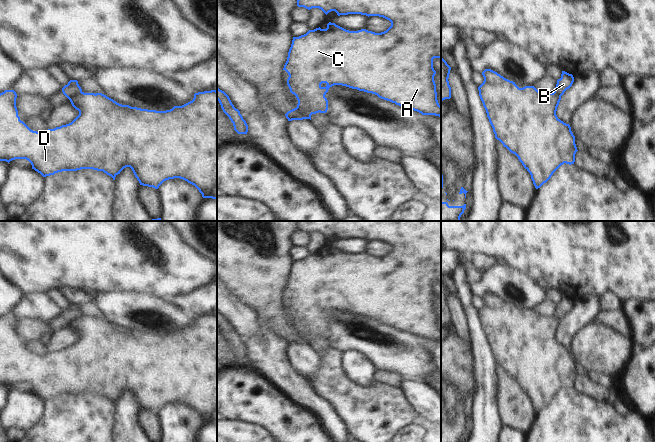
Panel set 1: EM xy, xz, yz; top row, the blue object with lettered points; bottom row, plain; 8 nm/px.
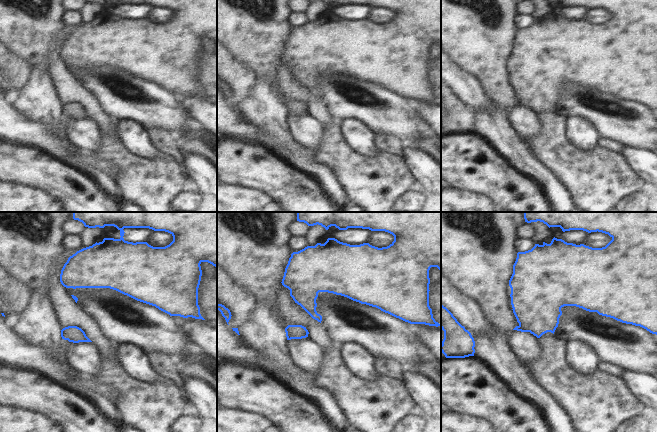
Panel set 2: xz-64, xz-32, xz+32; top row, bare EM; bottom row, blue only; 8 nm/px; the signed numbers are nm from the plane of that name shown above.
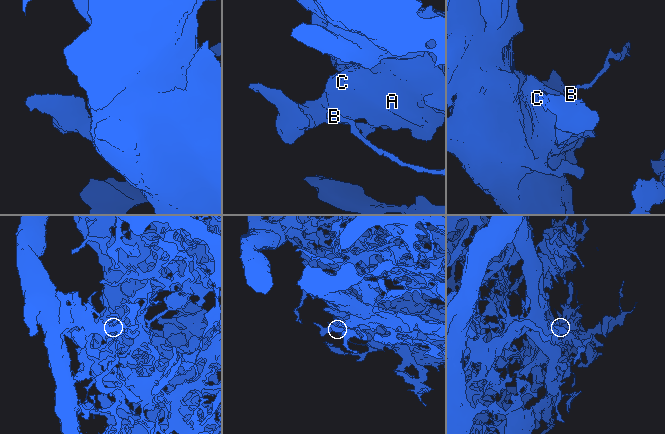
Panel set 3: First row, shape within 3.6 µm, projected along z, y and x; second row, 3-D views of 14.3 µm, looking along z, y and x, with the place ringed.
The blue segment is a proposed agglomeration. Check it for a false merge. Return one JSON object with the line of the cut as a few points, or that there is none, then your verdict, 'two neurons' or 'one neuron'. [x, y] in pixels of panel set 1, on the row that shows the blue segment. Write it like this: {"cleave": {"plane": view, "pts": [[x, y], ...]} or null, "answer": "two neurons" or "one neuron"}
{"cleave": {"plane": "xz", "pts": [[296, 107], [308, 118]]}, "answer": "two neurons"}

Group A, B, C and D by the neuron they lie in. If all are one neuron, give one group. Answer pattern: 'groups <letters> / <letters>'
groups A C D / B

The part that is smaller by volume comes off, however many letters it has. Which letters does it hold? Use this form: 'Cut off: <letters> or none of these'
Cut off: B

